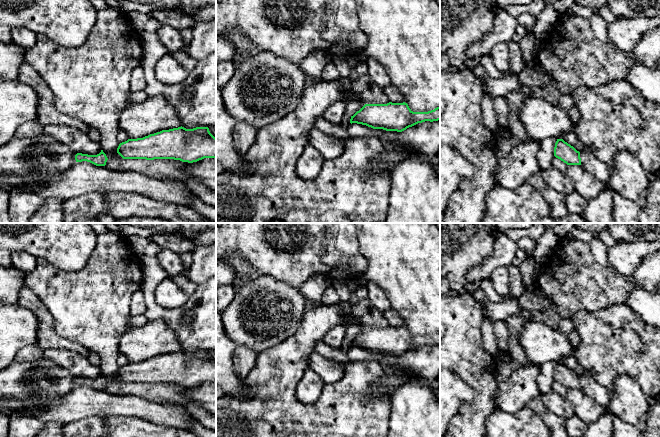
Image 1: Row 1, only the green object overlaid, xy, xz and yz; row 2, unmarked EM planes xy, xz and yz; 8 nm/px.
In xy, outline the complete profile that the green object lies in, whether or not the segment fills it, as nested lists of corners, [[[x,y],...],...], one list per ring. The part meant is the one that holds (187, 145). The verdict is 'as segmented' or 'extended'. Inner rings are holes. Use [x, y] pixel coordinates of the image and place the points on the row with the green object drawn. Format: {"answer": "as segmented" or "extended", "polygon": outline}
{"answer": "as segmented", "polygon": [[[184,127],[162,130],[143,138],[128,139],[119,144],[117,153],[123,159],[174,159],[193,163],[204,158],[216,158],[216,138],[208,127],[186,129]]]}

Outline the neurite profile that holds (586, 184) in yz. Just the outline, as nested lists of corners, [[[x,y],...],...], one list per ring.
[[[555,157],[552,161],[552,167],[561,170],[568,176],[573,182],[575,191],[587,200],[595,198],[601,190],[609,188],[608,183],[601,182],[581,165],[567,165]]]

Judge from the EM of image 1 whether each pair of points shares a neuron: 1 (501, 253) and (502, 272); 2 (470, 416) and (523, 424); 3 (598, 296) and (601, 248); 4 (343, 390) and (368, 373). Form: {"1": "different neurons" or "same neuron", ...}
{"1": "different neurons", "2": "different neurons", "3": "different neurons", "4": "same neuron"}

